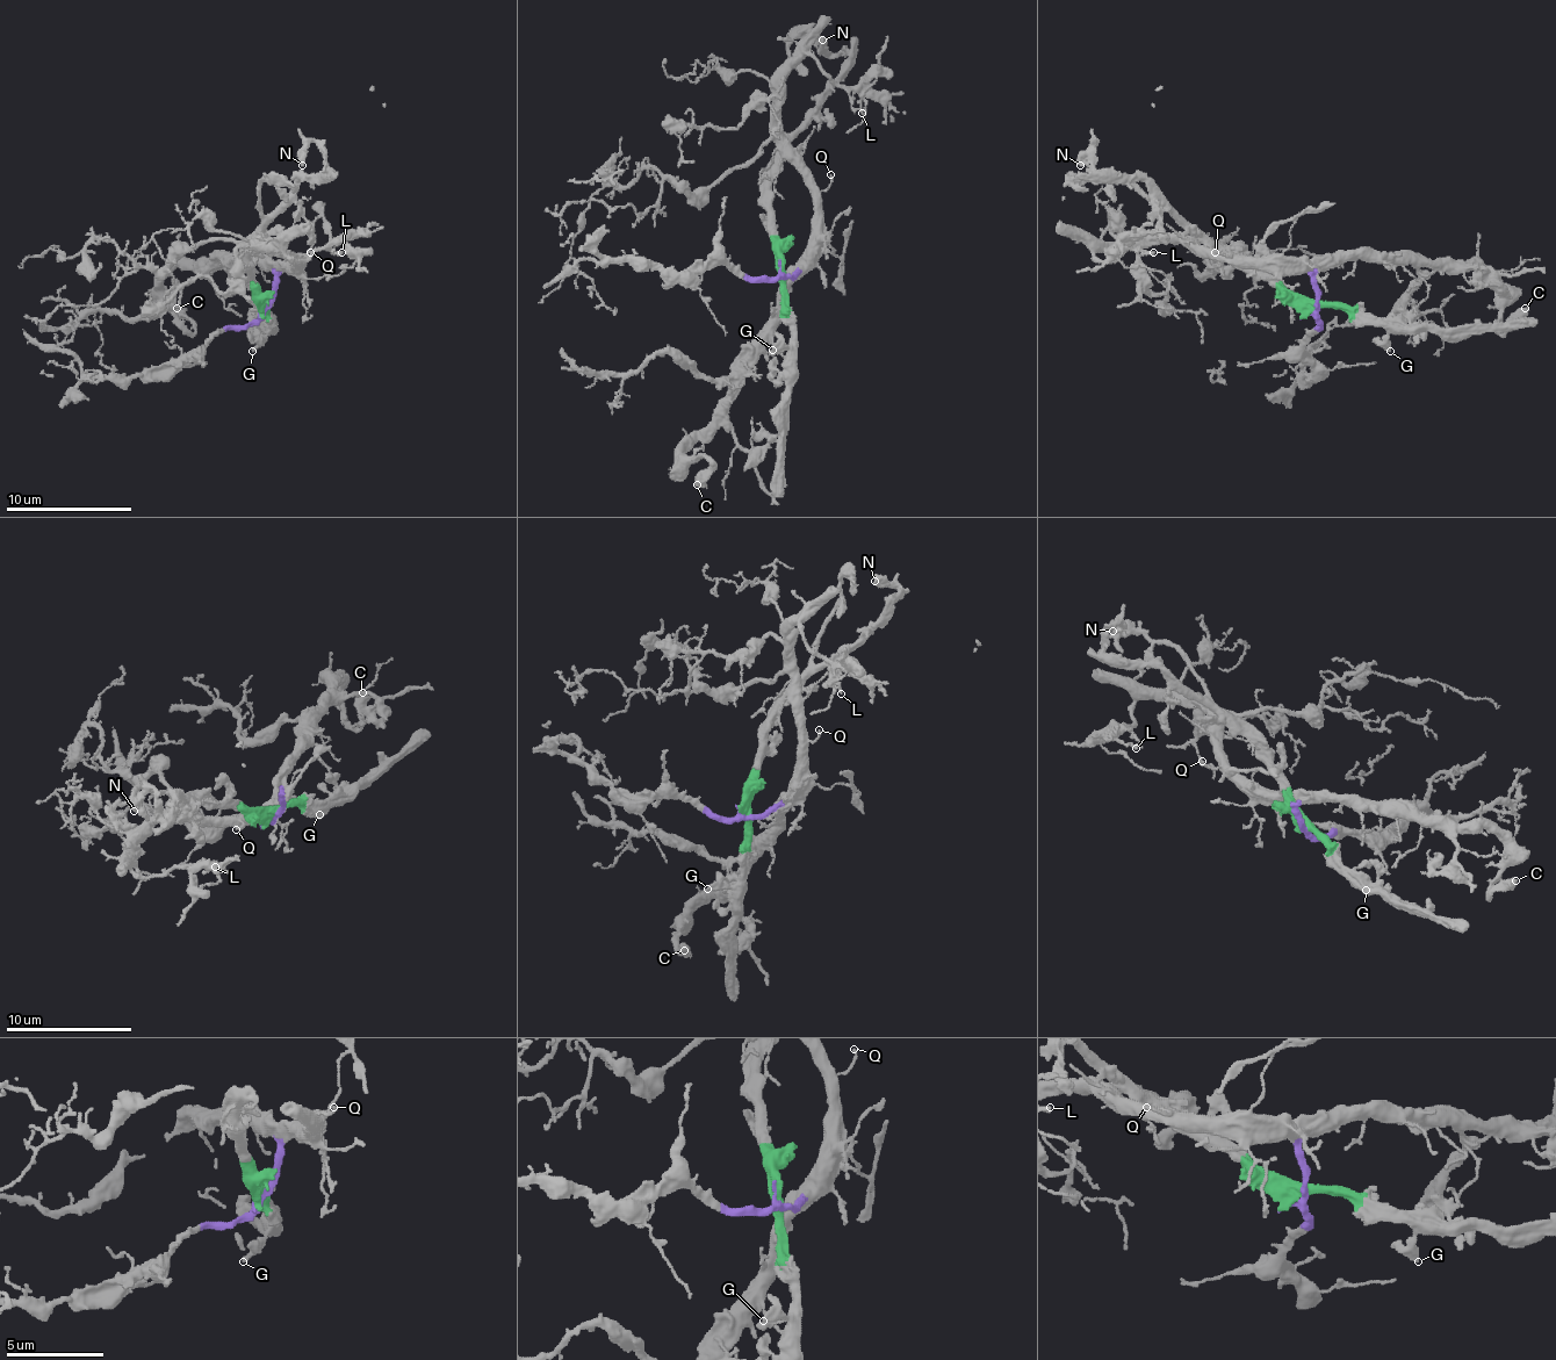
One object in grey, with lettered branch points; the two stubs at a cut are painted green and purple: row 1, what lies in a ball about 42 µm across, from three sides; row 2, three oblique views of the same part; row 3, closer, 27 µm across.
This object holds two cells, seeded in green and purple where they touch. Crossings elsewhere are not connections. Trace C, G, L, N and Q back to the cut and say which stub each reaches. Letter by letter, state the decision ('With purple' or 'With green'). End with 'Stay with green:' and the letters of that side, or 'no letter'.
C: With purple
G: With green
L: With purple
N: With green
Q: With purple
Stay with green: G, N

